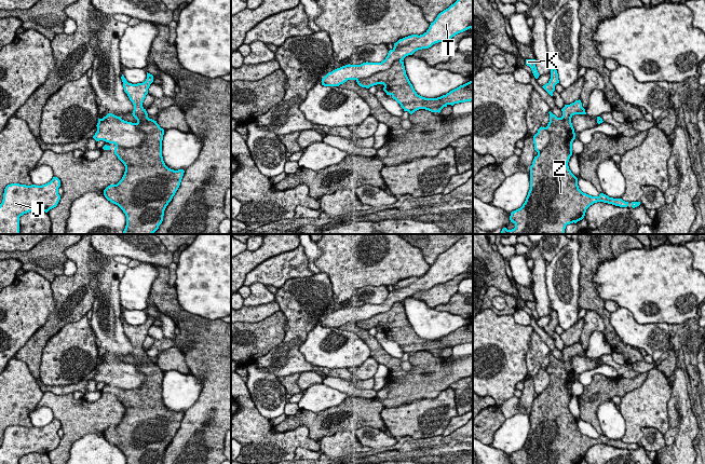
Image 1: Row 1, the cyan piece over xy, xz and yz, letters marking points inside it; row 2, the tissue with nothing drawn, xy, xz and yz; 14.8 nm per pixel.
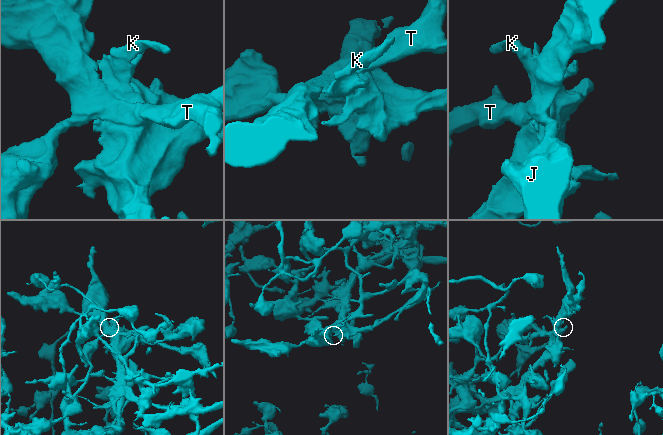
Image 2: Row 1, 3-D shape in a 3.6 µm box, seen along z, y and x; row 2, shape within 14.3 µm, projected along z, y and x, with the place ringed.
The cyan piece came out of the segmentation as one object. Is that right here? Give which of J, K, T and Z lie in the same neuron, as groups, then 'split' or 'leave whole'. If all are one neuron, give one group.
groups J T / K Z; split

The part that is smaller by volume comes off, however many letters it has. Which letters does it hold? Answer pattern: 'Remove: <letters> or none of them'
Remove: K, Z

